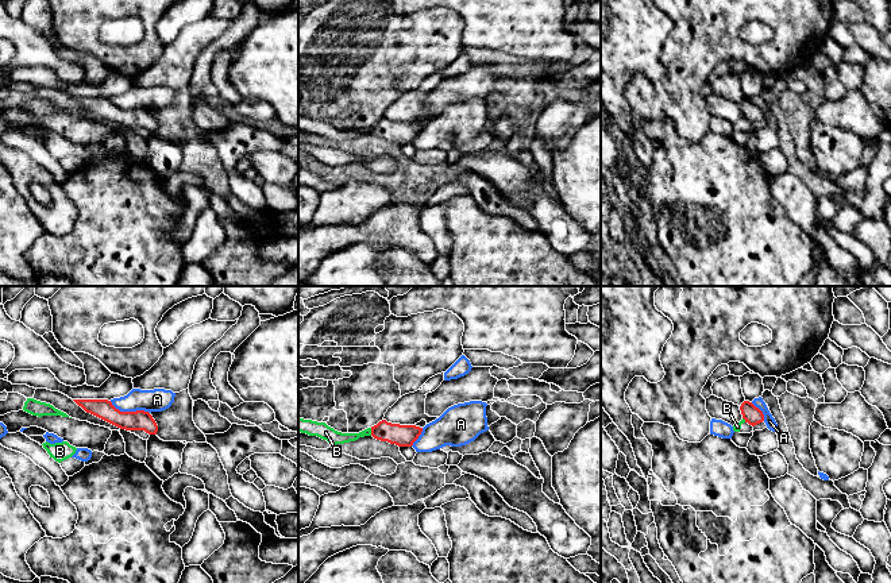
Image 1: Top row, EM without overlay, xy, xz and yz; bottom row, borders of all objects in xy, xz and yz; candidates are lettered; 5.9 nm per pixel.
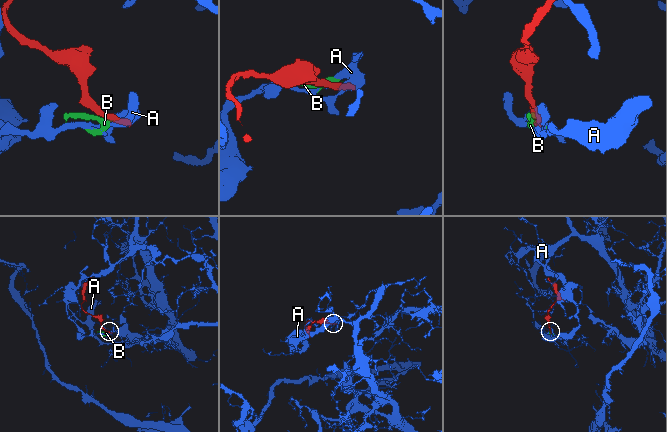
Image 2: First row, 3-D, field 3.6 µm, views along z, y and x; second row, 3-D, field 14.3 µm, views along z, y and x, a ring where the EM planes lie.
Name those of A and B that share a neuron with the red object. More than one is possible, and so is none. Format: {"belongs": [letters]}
{"belongs": []}

